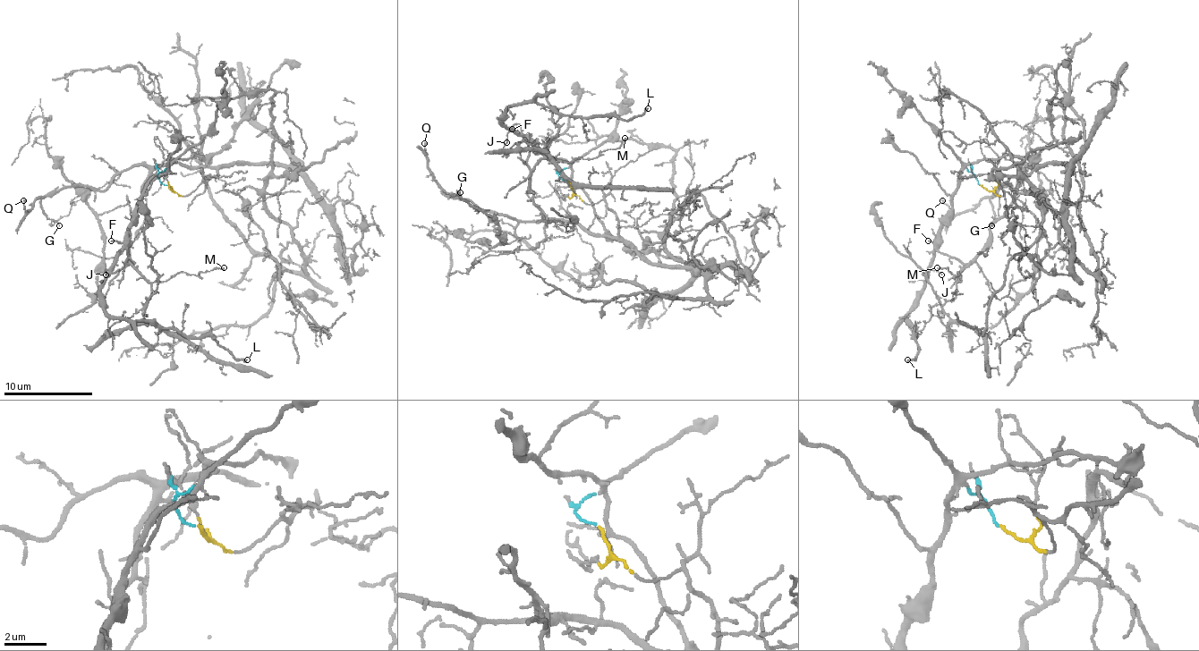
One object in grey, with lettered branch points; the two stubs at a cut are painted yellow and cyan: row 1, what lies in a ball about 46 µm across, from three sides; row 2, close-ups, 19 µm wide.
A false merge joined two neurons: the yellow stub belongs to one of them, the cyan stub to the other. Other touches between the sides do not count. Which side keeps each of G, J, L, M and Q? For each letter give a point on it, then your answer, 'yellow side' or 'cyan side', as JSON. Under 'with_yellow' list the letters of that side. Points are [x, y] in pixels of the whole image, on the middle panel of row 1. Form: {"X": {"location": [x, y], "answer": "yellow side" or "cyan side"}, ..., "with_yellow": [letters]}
{"G": {"location": [460, 192], "answer": "yellow side"}, "J": {"location": [506, 142], "answer": "cyan side"}, "L": {"location": [648, 108], "answer": "cyan side"}, "M": {"location": [625, 138], "answer": "yellow side"}, "Q": {"location": [424, 143], "answer": "yellow side"}, "with_yellow": ["G", "M", "Q"]}

